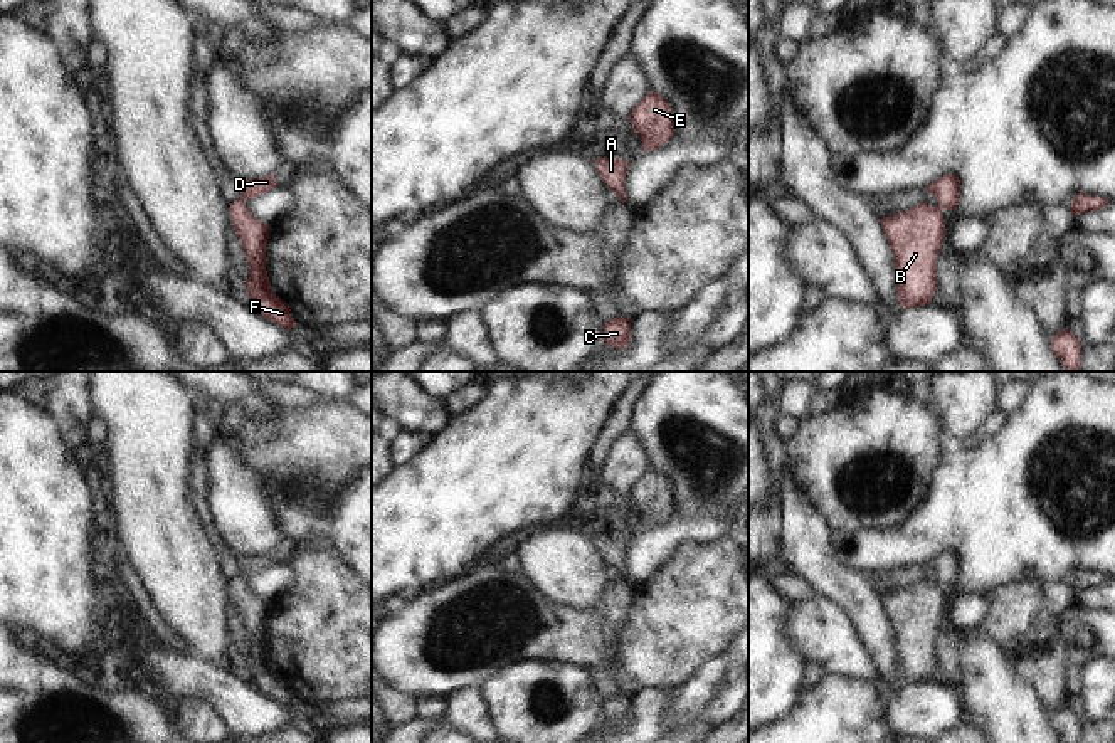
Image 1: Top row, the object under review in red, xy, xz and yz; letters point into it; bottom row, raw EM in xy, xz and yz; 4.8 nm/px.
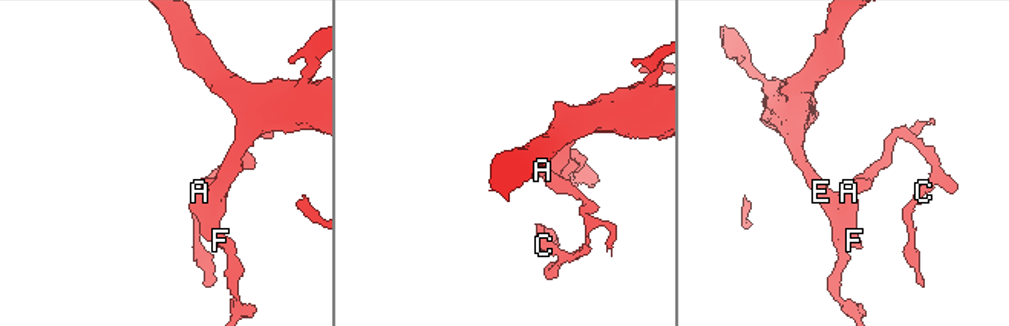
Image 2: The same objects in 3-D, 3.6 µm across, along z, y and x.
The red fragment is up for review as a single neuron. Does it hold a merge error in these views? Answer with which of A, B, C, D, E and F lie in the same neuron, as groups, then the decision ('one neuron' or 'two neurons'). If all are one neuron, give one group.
A B C D E F | one neuron

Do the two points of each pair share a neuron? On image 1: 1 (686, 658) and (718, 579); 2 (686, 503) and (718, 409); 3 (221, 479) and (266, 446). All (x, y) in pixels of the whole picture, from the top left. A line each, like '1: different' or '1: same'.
1: same
2: same
3: different

